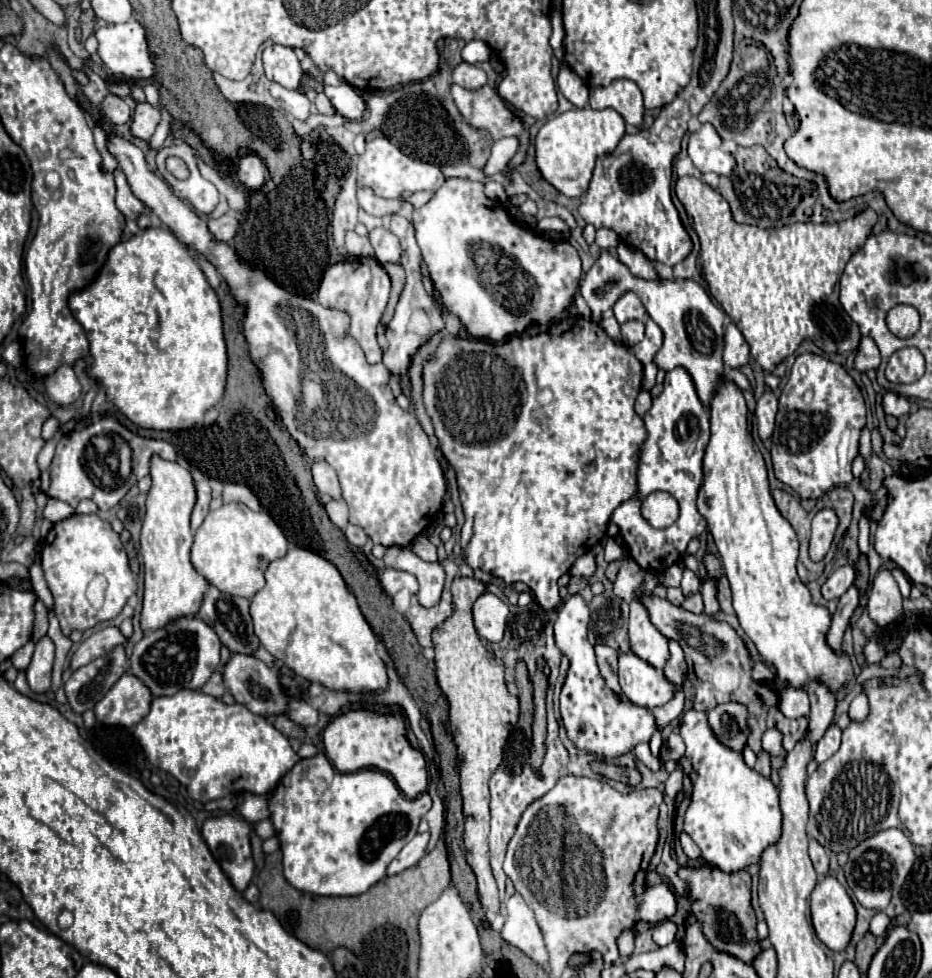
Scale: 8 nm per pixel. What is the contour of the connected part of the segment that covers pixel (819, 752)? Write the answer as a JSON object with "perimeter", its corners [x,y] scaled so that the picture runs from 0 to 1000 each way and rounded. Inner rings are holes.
{"perimeter":[[[892,740],[889,742],[885,752],[879,756],[879,760],[877,760],[877,764],[874,764],[874,778],[877,778],[877,780],[887,778],[894,770],[900,767],[902,752],[903,747],[898,741]]]}

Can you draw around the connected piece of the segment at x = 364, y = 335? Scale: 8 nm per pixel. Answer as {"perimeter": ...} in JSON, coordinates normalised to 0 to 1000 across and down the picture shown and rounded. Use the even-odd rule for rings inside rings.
{"perimeter":[[[385,263],[381,267],[370,267],[351,273],[340,298],[340,310],[344,310],[347,314],[370,318],[377,324],[374,343],[389,355],[396,373],[409,371],[409,355],[405,351],[402,338],[415,314],[417,296],[420,296],[420,287],[415,277],[409,273],[409,269],[402,263]]]}

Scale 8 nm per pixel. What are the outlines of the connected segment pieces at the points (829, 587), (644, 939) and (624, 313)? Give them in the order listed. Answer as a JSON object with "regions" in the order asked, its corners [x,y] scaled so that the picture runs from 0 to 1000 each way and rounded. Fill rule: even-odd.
{"regions":[[[[905,578],[896,582],[887,594],[881,598],[881,608],[885,612],[900,612],[917,594],[917,582],[915,578]]],[[[696,949],[692,953],[686,955],[681,959],[680,974],[693,973],[693,971],[704,971],[707,967],[700,960],[701,950]]],[[[677,298],[666,302],[666,306],[662,306],[662,310],[658,312],[658,318],[660,318],[660,326],[664,330],[677,328],[677,326],[690,326],[690,322],[692,322],[692,314],[690,314],[688,306]]]]}

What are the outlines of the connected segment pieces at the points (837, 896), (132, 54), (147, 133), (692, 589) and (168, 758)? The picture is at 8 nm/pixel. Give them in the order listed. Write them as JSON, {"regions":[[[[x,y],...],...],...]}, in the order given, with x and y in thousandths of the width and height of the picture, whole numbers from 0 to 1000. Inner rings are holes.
{"regions":[[[[892,895],[883,897],[870,913],[870,940],[877,958],[892,970],[905,972],[917,948],[917,927],[907,907]]],[[[147,19],[132,26],[113,26],[102,32],[102,38],[106,40],[106,58],[119,75],[138,81],[162,81],[166,77],[166,62],[160,52],[158,34]]],[[[151,105],[147,107],[145,111],[145,118],[143,118],[143,126],[141,126],[141,136],[145,140],[151,140],[151,142],[160,142],[168,130],[173,122],[173,111],[162,107],[162,105]]],[[[735,582],[733,592],[731,592],[731,602],[733,602],[733,608],[735,608],[735,610],[750,606],[750,602],[752,602],[752,594],[750,594],[750,590],[748,590],[741,582]]],[[[205,704],[164,715],[160,731],[145,741],[143,752],[158,776],[183,790],[201,805],[203,815],[216,821],[261,809],[284,813],[321,778],[308,754],[286,735],[269,729],[259,719],[241,721],[237,715]]]]}

